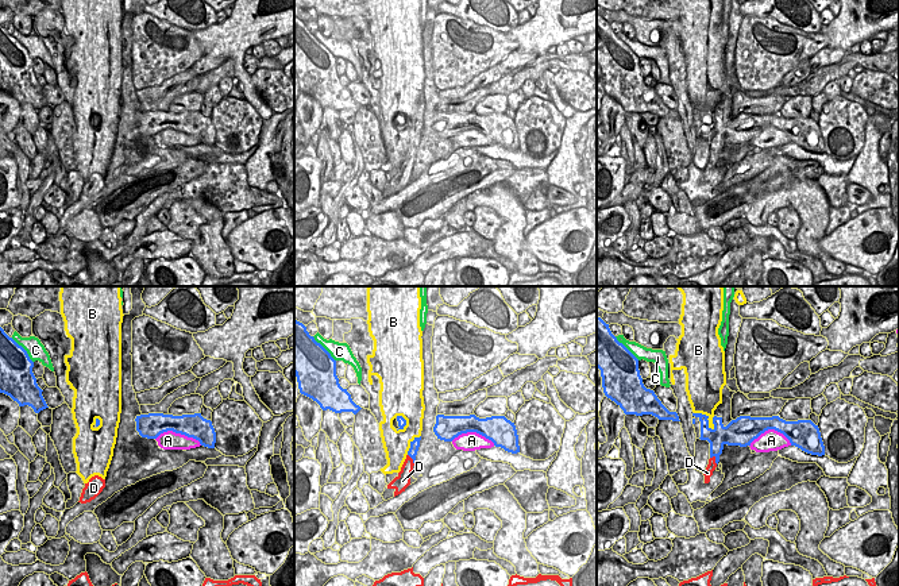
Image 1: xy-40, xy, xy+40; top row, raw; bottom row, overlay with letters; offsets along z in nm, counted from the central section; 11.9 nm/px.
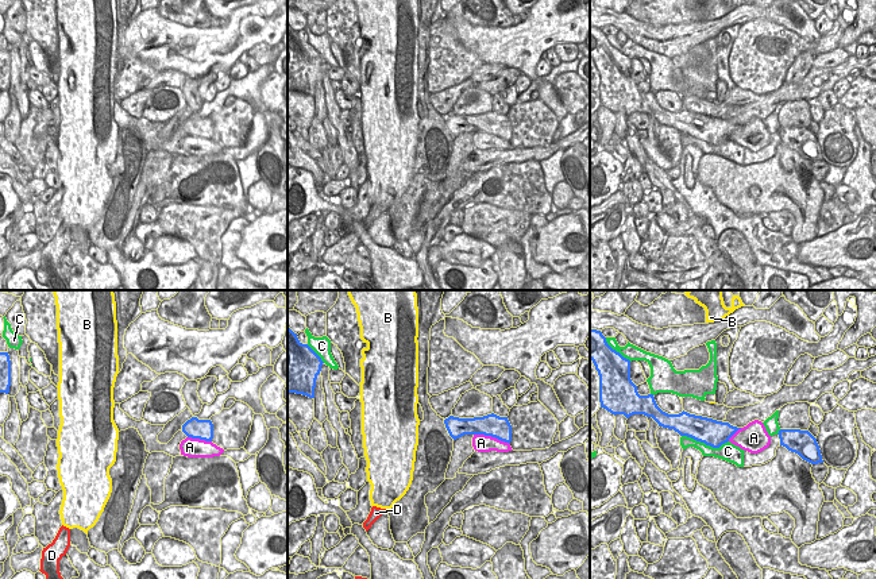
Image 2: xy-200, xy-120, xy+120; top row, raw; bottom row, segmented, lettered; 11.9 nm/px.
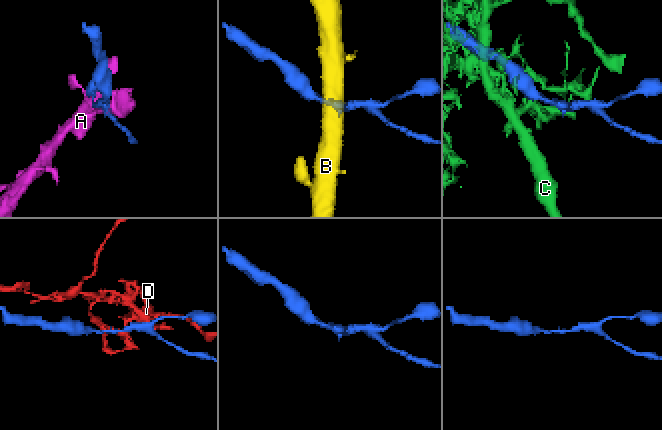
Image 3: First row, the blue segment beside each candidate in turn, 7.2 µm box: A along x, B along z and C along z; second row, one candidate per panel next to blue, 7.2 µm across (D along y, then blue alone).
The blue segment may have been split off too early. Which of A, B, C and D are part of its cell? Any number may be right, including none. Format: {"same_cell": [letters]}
{"same_cell": []}

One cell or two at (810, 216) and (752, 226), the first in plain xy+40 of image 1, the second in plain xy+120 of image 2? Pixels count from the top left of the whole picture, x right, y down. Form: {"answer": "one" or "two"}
{"answer": "two"}

